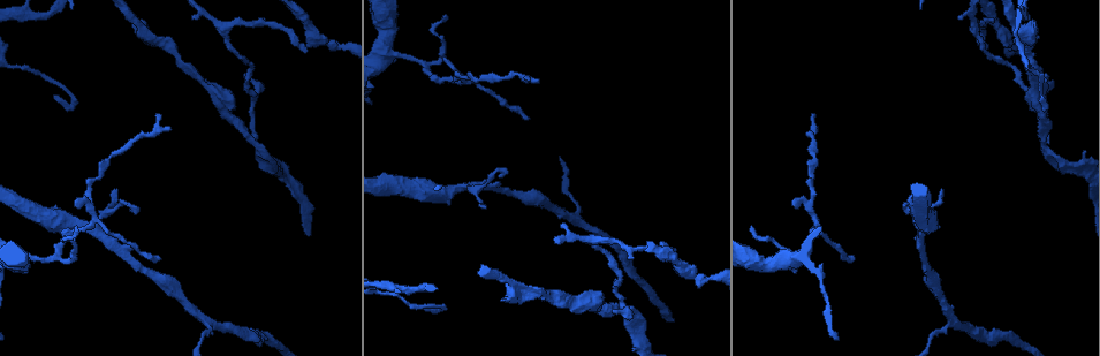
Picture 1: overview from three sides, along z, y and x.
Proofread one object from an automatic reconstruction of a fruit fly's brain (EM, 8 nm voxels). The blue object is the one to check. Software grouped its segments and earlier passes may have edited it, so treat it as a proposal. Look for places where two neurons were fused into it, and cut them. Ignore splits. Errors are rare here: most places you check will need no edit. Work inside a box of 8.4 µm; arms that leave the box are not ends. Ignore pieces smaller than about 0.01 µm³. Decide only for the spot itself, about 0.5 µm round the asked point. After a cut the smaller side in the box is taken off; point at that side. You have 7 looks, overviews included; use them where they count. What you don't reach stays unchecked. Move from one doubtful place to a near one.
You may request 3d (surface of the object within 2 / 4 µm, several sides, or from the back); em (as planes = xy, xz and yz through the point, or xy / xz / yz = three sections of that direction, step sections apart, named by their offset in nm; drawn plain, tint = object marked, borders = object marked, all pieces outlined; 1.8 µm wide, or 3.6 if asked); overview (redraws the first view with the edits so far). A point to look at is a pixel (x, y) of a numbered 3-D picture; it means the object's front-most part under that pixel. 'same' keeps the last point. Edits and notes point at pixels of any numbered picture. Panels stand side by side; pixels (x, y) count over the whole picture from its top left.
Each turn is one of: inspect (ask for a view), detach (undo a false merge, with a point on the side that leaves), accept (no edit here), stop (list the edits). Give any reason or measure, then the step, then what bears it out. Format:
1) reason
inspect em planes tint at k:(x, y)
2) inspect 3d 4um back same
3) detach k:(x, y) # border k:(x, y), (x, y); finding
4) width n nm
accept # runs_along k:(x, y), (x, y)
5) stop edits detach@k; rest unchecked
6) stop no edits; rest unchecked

inspect 3d 4um at 1:(272, 170)

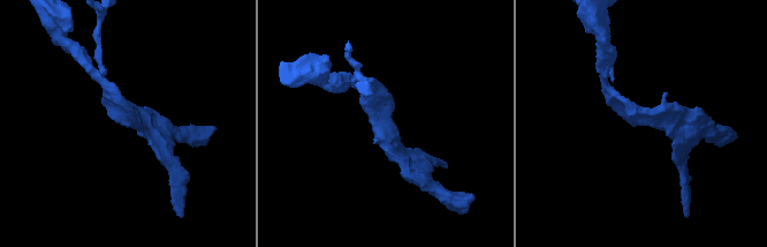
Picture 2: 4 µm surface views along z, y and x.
need the tissue
inspect em planes plain at 2:(127, 116)

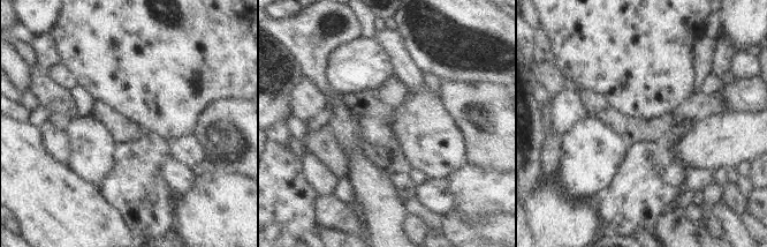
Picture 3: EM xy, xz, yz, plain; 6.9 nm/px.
inspect em planes tint same

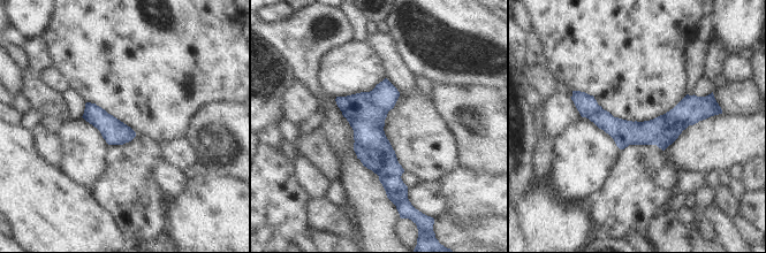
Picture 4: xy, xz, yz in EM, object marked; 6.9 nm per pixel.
accept # runs_along 4:(575, 96), (620, 130), (705, 112); one neuron here

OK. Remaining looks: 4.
three-way junction
inspect em planes tint at 1:(93, 224)

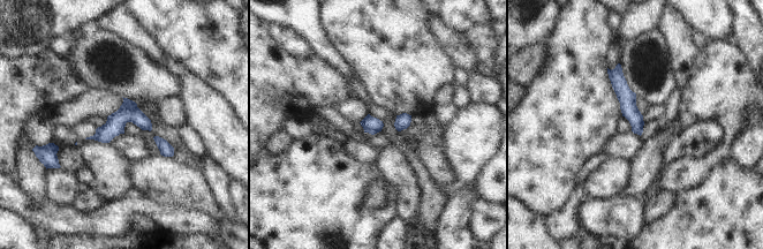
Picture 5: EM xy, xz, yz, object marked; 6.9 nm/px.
accept # runs_along 5:(618, 68), (618, 82), (639, 130); one neuron here

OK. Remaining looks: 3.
sudden change in width
inspect em 3.6um planes tint at 1:(384, 49)

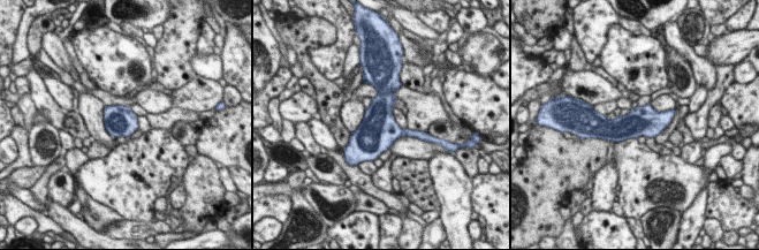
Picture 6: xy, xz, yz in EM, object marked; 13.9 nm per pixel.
accept # one neuron here

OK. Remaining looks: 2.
stop no edits; rest unchecked

